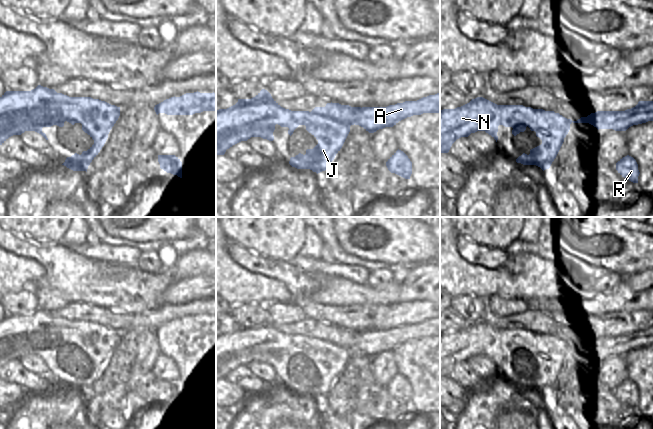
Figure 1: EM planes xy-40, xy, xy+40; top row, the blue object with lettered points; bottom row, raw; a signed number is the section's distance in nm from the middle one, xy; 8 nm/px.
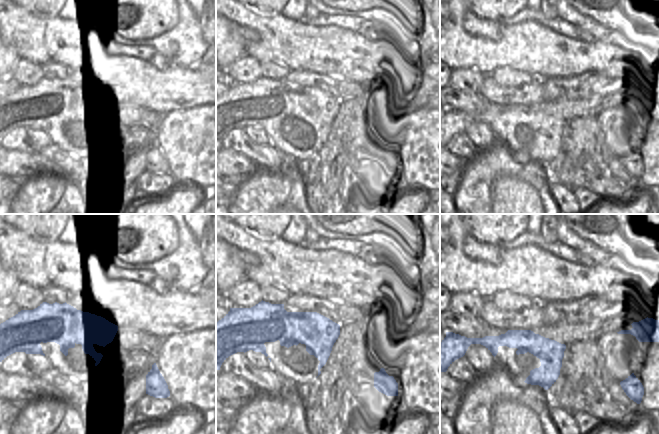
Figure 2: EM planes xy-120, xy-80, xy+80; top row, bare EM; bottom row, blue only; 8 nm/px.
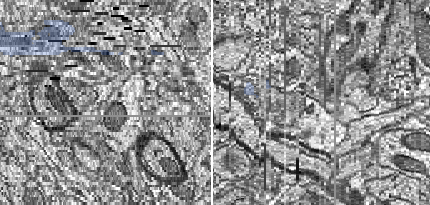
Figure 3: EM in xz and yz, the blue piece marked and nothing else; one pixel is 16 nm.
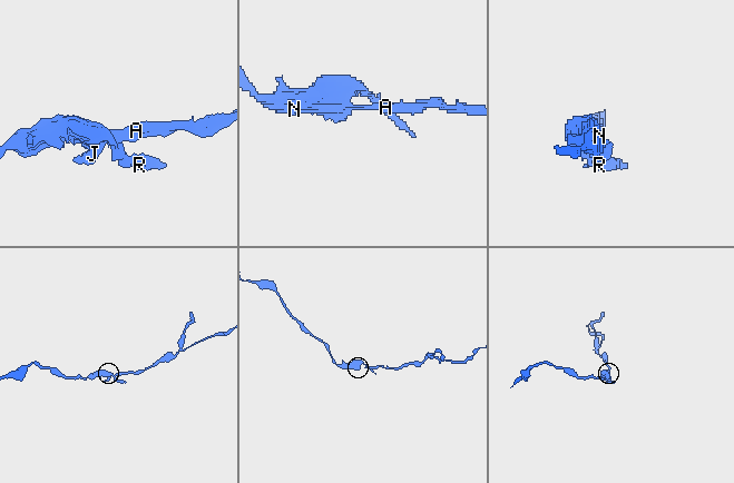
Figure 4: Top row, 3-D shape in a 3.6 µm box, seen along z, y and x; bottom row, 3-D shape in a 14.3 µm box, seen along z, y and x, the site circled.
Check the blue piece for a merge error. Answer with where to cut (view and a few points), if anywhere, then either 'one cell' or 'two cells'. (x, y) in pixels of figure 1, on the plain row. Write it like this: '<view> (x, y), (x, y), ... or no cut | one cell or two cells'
xy (361, 332), (356, 338), (356, 345), (354, 347) | two cells

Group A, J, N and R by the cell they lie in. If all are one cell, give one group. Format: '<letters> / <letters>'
A / J N R

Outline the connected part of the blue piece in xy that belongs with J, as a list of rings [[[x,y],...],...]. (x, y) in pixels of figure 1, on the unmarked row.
[[[262,313],[251,323],[238,323],[235,329],[216,335],[216,379],[224,379],[227,373],[251,361],[273,365],[276,348],[288,351],[290,360],[299,349],[305,349],[306,354],[318,364],[318,368],[313,373],[307,373],[305,379],[299,377],[291,381],[289,388],[297,393],[310,393],[318,398],[330,390],[342,372],[350,356],[350,350],[355,348],[356,338],[360,333],[361,331],[331,326],[325,331],[315,331],[311,336],[291,335],[281,331],[267,314]]]

